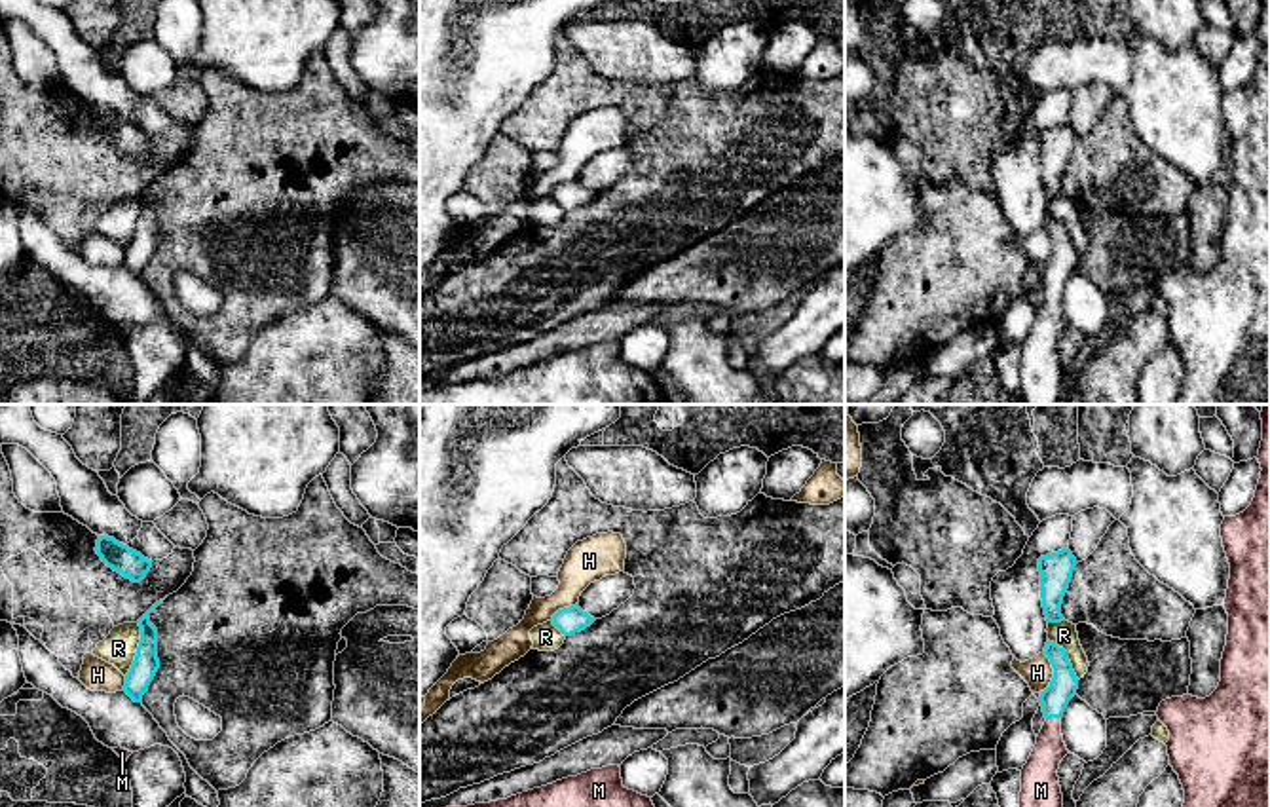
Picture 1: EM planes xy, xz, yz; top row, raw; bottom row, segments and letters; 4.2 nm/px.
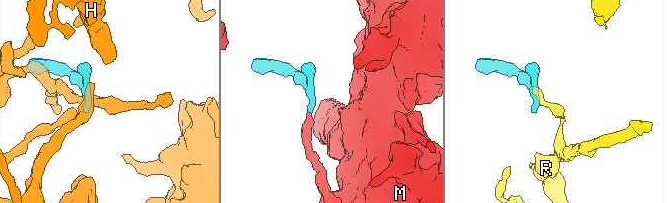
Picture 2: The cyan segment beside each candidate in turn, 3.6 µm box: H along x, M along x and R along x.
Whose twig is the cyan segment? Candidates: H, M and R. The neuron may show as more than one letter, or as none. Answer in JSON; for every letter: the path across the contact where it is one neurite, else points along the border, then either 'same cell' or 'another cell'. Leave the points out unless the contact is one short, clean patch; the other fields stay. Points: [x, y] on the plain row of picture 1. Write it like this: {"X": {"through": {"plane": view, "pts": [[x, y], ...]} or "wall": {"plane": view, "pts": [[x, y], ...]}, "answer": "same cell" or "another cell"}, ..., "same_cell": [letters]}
{"H": {"wall": {"plane": "yz", "pts": [[1043, 228], [1050, 238], [1052, 255], [1039, 266]]}, "answer": "another cell"}, "M": {"through": {"plane": "yz", "pts": [[1064, 261], [1054, 274], [1052, 291], [1050, 323], [1039, 348]]}, "answer": "same cell"}, "R": {"wall": {"plane": "xy", "pts": [[139, 198], [137, 228], [124, 249]]}, "answer": "another cell"}, "same_cell": ["M"]}

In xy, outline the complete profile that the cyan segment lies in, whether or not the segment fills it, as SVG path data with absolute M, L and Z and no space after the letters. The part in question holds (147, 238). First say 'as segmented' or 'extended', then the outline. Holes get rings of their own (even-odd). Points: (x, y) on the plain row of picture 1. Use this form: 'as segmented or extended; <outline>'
as segmented; M156 177L140 194L140 216L137 222L135 235L125 249L123 266L135 275L142 277L142 270L148 266L150 256L154 254L159 234L158 234L158 203L150 197L150 188L161 178Z

